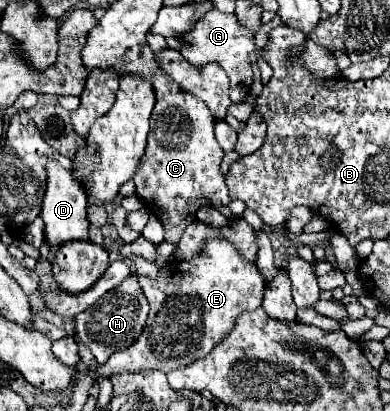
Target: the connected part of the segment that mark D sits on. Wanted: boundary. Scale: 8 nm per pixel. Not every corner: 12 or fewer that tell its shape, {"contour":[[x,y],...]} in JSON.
{"contour":[[47,165],[45,243],[87,241],[87,195],[71,173]]}

